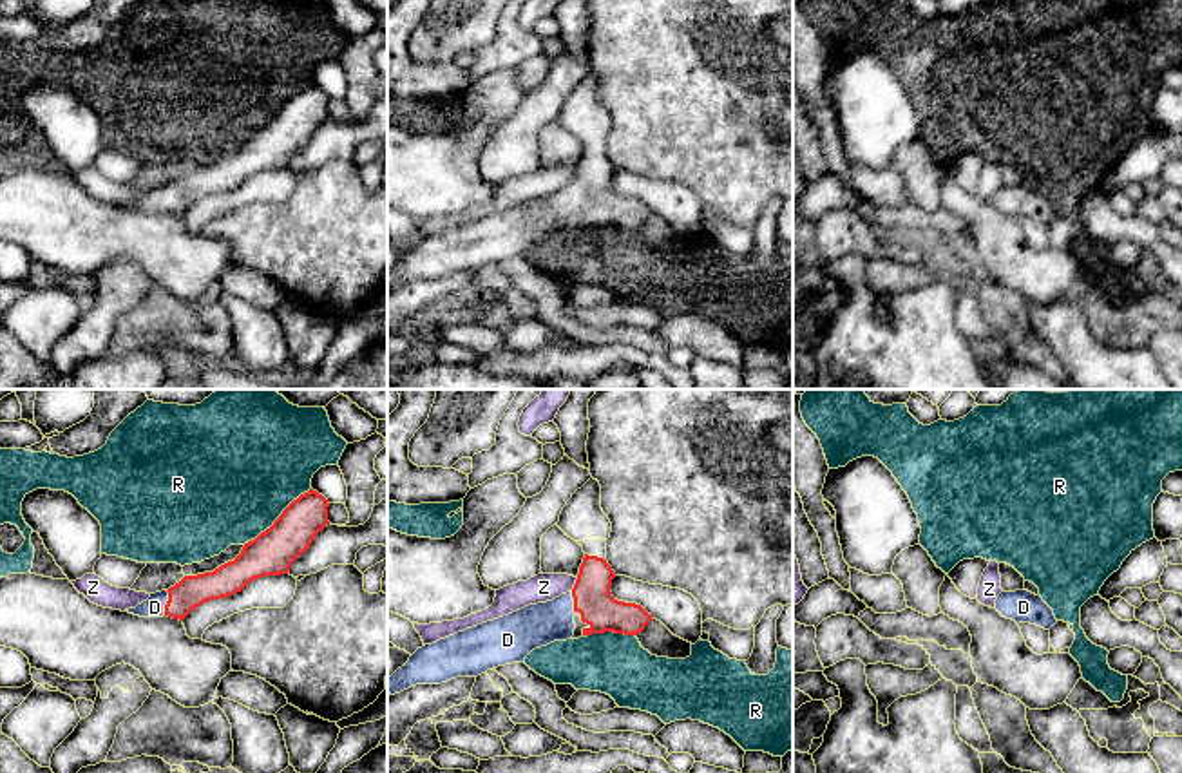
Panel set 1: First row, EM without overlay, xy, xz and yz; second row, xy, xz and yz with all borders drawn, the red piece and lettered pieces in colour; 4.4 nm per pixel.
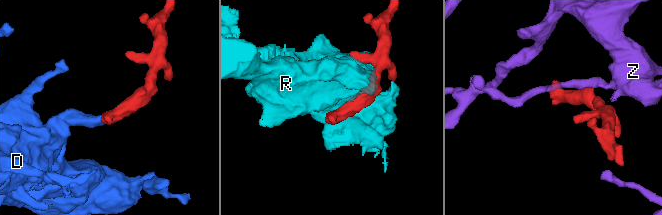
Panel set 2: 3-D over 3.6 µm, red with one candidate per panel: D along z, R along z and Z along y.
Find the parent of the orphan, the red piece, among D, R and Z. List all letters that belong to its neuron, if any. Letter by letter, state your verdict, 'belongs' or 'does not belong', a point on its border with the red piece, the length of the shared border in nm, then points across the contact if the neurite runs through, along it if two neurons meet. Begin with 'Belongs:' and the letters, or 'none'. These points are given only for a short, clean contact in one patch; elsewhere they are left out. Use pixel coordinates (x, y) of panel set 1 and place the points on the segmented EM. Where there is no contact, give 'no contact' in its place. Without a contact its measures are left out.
Belongs: D
D: belongs; meets red in xy at (167, 603); contact 110 nm long; runs through xy (192, 591), (176, 603), (167, 603), (154, 607)
R: does not belong; meets red in xy at (277, 518); contact 400 nm long
Z: does not belong; meets red in xz at (574, 585); contact 70 nm long

